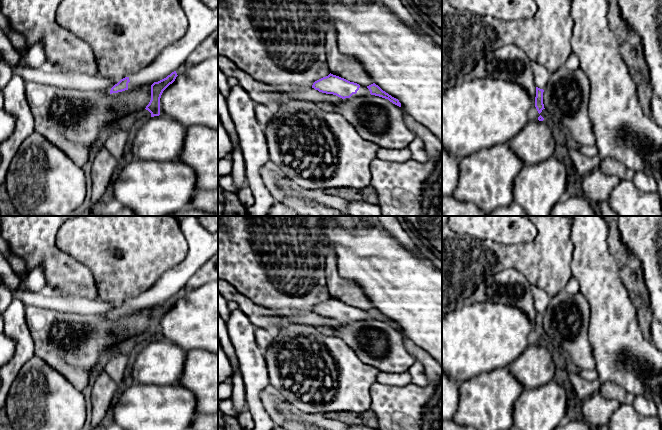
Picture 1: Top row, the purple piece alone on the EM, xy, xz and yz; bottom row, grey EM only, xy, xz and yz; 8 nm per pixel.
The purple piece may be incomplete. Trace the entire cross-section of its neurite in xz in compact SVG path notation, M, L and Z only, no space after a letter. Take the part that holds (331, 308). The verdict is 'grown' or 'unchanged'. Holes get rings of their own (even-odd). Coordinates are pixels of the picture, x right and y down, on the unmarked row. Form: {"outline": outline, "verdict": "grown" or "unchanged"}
{"outline": "M331 297L328 300L315 305L312 309L312 312L322 317L336 319L342 323L358 320L375 319L388 323L393 328L401 331L401 327L398 323L392 321L391 319L383 315L375 307L365 311L357 307L350 306L344 302L333 299Z", "verdict": "grown"}

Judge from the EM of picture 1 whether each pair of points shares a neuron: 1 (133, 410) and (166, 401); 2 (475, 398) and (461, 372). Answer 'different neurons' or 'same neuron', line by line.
1: same neuron
2: different neurons

